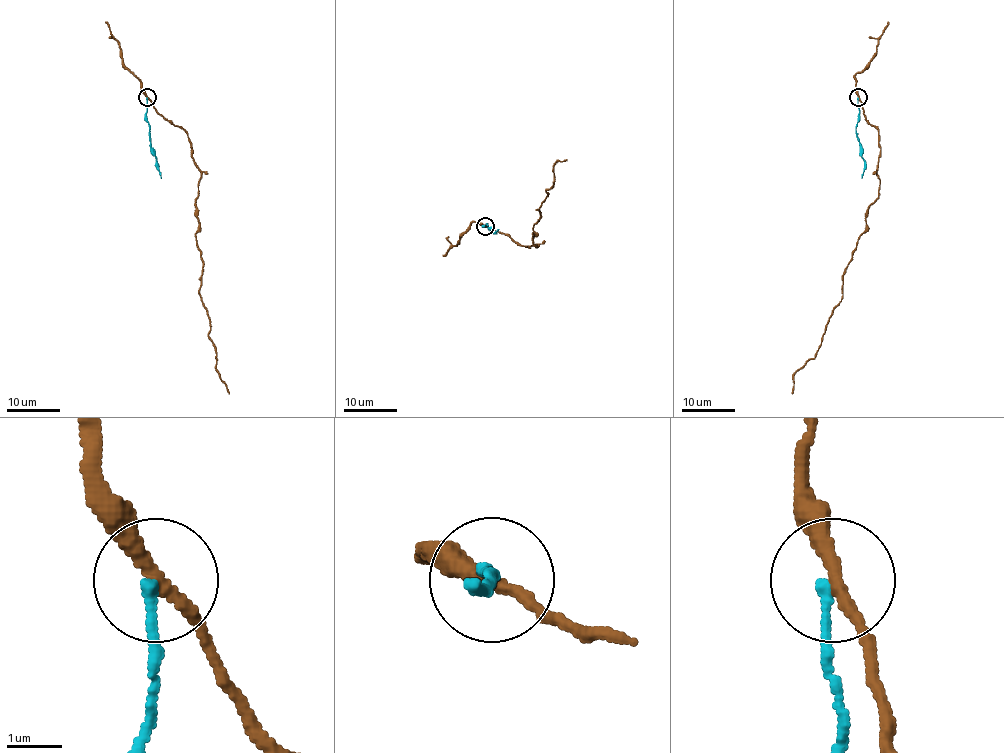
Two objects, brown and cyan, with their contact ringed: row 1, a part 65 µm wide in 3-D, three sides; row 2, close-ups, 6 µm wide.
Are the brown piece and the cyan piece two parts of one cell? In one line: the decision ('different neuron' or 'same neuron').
different neuron

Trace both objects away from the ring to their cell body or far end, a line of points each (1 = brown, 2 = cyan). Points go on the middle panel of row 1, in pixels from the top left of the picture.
1: (485, 226), (535, 247), (538, 209), (554, 184), (554, 165), (567, 159)
2: (485, 226), (486, 223), (494, 231), (498, 229)

